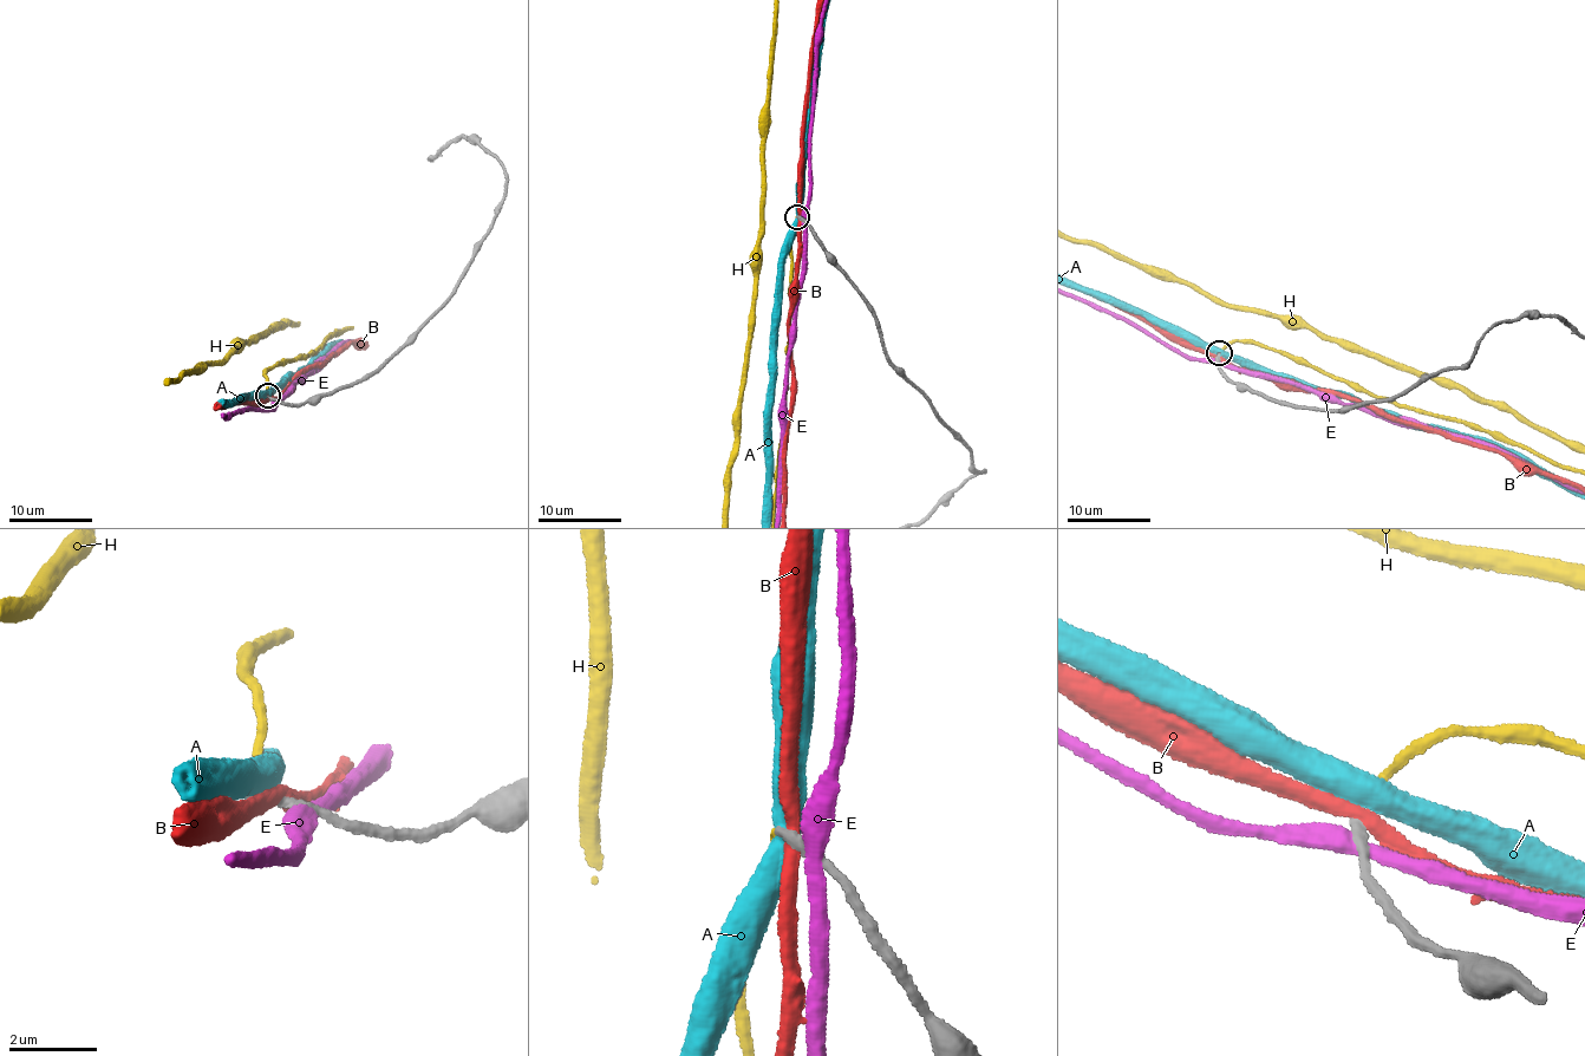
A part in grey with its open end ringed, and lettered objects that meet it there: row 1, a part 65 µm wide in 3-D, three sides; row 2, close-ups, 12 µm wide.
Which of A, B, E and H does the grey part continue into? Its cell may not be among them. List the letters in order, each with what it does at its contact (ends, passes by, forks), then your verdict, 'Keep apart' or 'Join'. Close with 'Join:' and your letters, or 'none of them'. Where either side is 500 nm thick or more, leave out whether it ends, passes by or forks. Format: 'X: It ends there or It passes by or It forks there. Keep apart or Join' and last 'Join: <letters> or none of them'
A: Keep apart
B: It passes by. Keep apart
E: It passes by. Keep apart
H: It ends there. Join
Join: H

